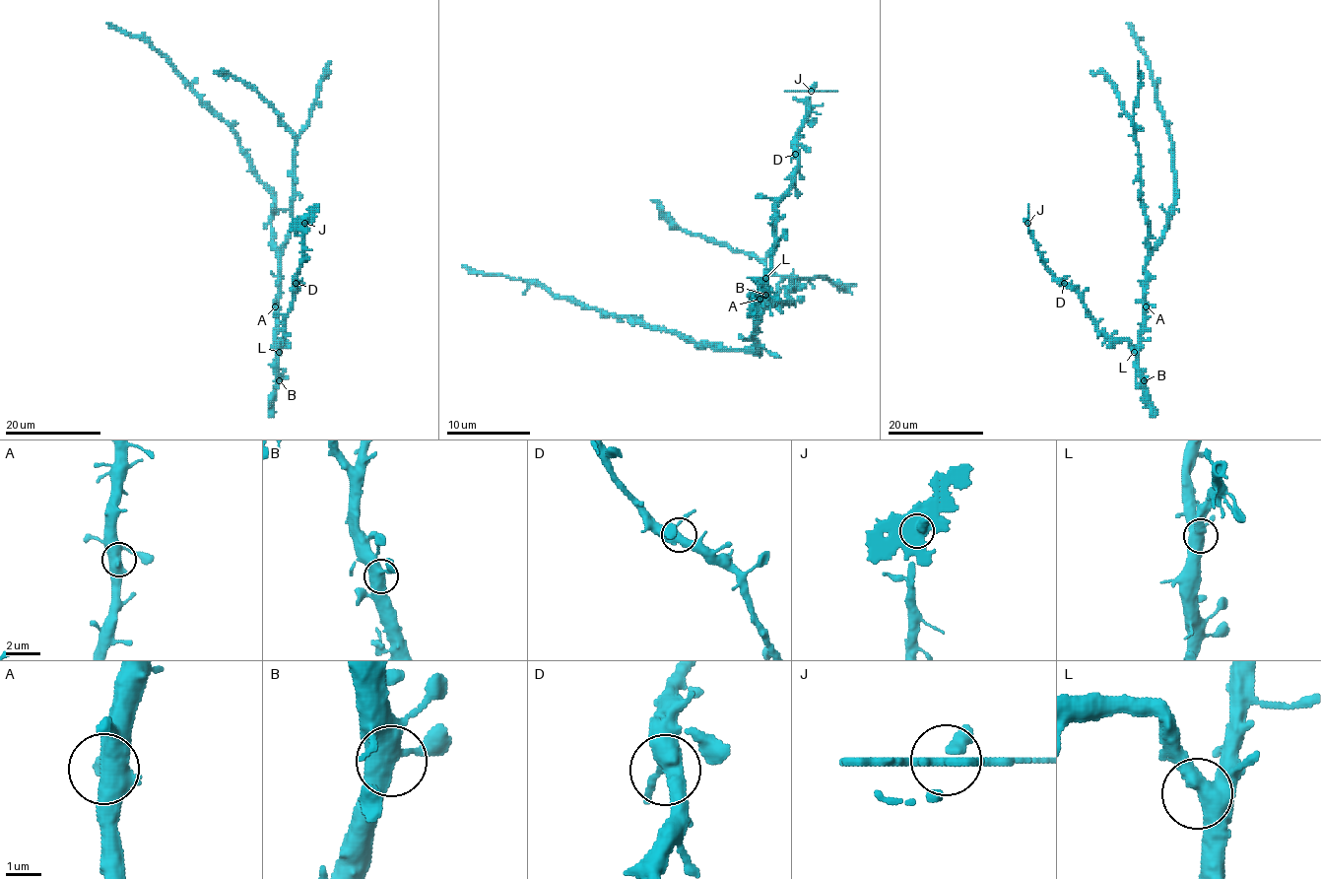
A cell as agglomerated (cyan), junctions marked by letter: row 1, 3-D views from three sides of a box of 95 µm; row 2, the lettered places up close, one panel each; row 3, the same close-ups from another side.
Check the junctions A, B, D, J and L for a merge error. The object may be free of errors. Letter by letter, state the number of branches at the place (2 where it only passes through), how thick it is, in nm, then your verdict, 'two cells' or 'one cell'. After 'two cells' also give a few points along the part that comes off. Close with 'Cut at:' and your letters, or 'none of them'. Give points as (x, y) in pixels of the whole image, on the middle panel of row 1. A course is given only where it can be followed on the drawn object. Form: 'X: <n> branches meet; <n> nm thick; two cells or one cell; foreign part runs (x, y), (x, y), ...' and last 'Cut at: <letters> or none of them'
A: 3 branches meet; 480 nm thick; one cell
B: 3 branches meet; 460 nm thick; one cell
D: 3 branches meet; 440 nm thick; one cell
J: 3 branches meet; 440 nm thick; two cells; foreign part runs (810, 91), (835, 91)
L: 4 branches meet; 460 nm thick; one cell
Cut at: J

